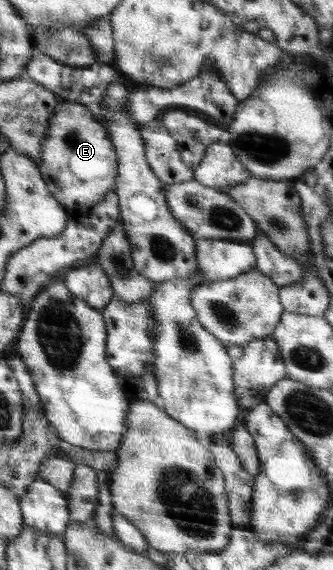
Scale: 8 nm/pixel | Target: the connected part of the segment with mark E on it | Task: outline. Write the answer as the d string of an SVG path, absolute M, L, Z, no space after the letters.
M66 101L56 106L40 146L39 169L49 190L66 210L94 205L108 190L115 190L118 155L106 127L94 119L90 107Z

